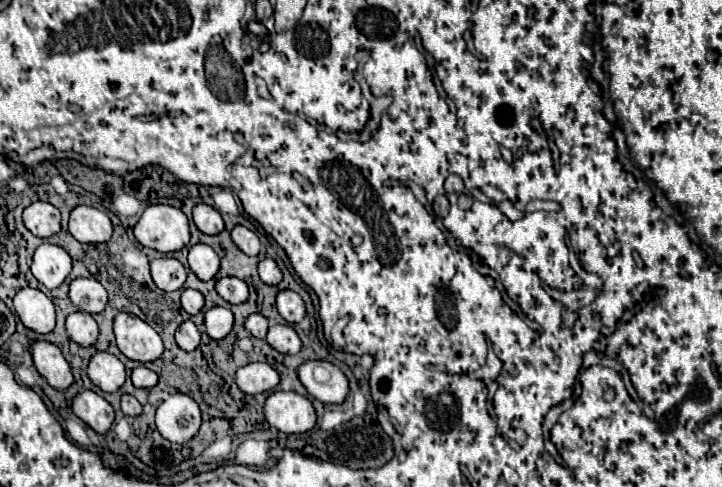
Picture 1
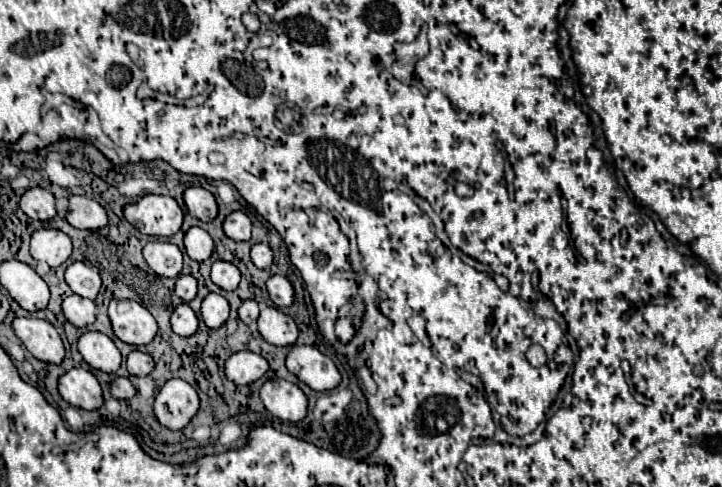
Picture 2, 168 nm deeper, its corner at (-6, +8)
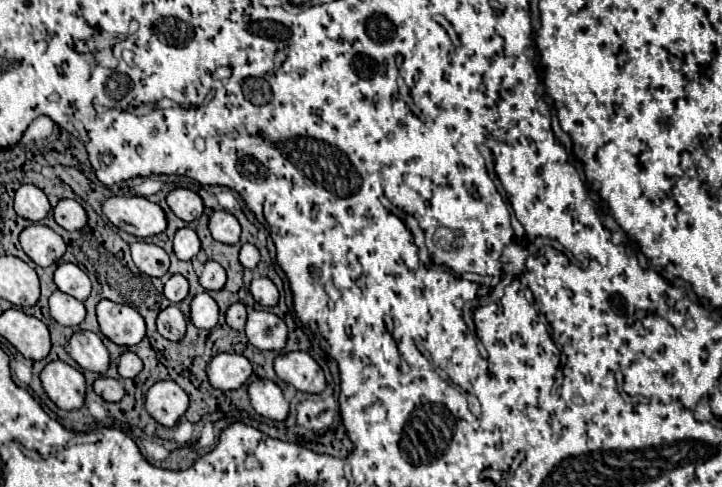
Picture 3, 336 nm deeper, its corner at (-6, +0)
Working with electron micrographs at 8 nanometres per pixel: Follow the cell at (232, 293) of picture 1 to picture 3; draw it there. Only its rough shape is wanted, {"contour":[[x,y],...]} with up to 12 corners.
{"contour":[[208,260],[198,280],[204,290],[220,290],[226,272]]}

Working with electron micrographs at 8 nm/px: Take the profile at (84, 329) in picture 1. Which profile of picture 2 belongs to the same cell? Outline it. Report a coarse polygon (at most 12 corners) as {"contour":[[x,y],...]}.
{"contour":[[78,294],[62,302],[62,312],[76,328],[96,320],[96,304]]}

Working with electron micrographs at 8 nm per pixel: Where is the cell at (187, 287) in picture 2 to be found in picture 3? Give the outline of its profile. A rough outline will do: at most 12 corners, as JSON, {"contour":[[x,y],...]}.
{"contour":[[172,274],[164,284],[164,296],[180,302],[188,296],[188,280]]}

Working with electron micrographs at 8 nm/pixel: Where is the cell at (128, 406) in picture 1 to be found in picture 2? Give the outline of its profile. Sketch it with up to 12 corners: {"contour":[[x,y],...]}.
{"contour":[[116,378],[110,384],[112,396],[130,400],[136,388],[128,378]]}

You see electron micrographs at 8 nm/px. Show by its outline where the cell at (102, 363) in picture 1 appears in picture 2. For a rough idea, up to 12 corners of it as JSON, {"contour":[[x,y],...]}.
{"contour":[[102,332],[78,340],[84,362],[106,374],[122,364],[116,344]]}

